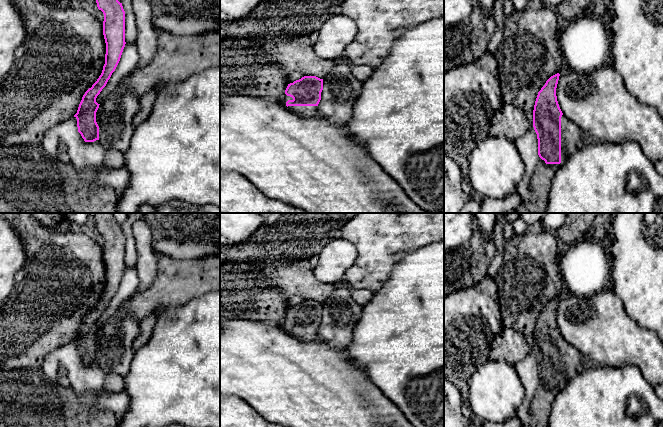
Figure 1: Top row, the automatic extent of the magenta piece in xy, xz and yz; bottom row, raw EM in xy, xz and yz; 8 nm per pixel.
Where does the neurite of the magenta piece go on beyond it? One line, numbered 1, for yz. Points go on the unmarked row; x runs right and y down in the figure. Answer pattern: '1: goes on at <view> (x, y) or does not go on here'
1: goes on at yz (572, 362)

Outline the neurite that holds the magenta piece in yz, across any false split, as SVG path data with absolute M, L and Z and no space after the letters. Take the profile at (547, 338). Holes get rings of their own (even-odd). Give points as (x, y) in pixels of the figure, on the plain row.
M560 298L551 300L538 316L533 351L538 363L539 383L529 406L528 419L522 427L547 427L557 394L582 369L586 359L561 335L556 312Z

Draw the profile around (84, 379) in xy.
M74 340L48 353L41 366L46 377L53 383L57 383L60 367L67 370L69 384L78 396L100 391L104 387L105 379L109 376L99 364L84 365L78 356L77 343Z

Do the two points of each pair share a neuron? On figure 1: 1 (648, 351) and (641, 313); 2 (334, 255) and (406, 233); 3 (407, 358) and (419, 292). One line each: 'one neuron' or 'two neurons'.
1: two neurons
2: two neurons
3: one neuron

